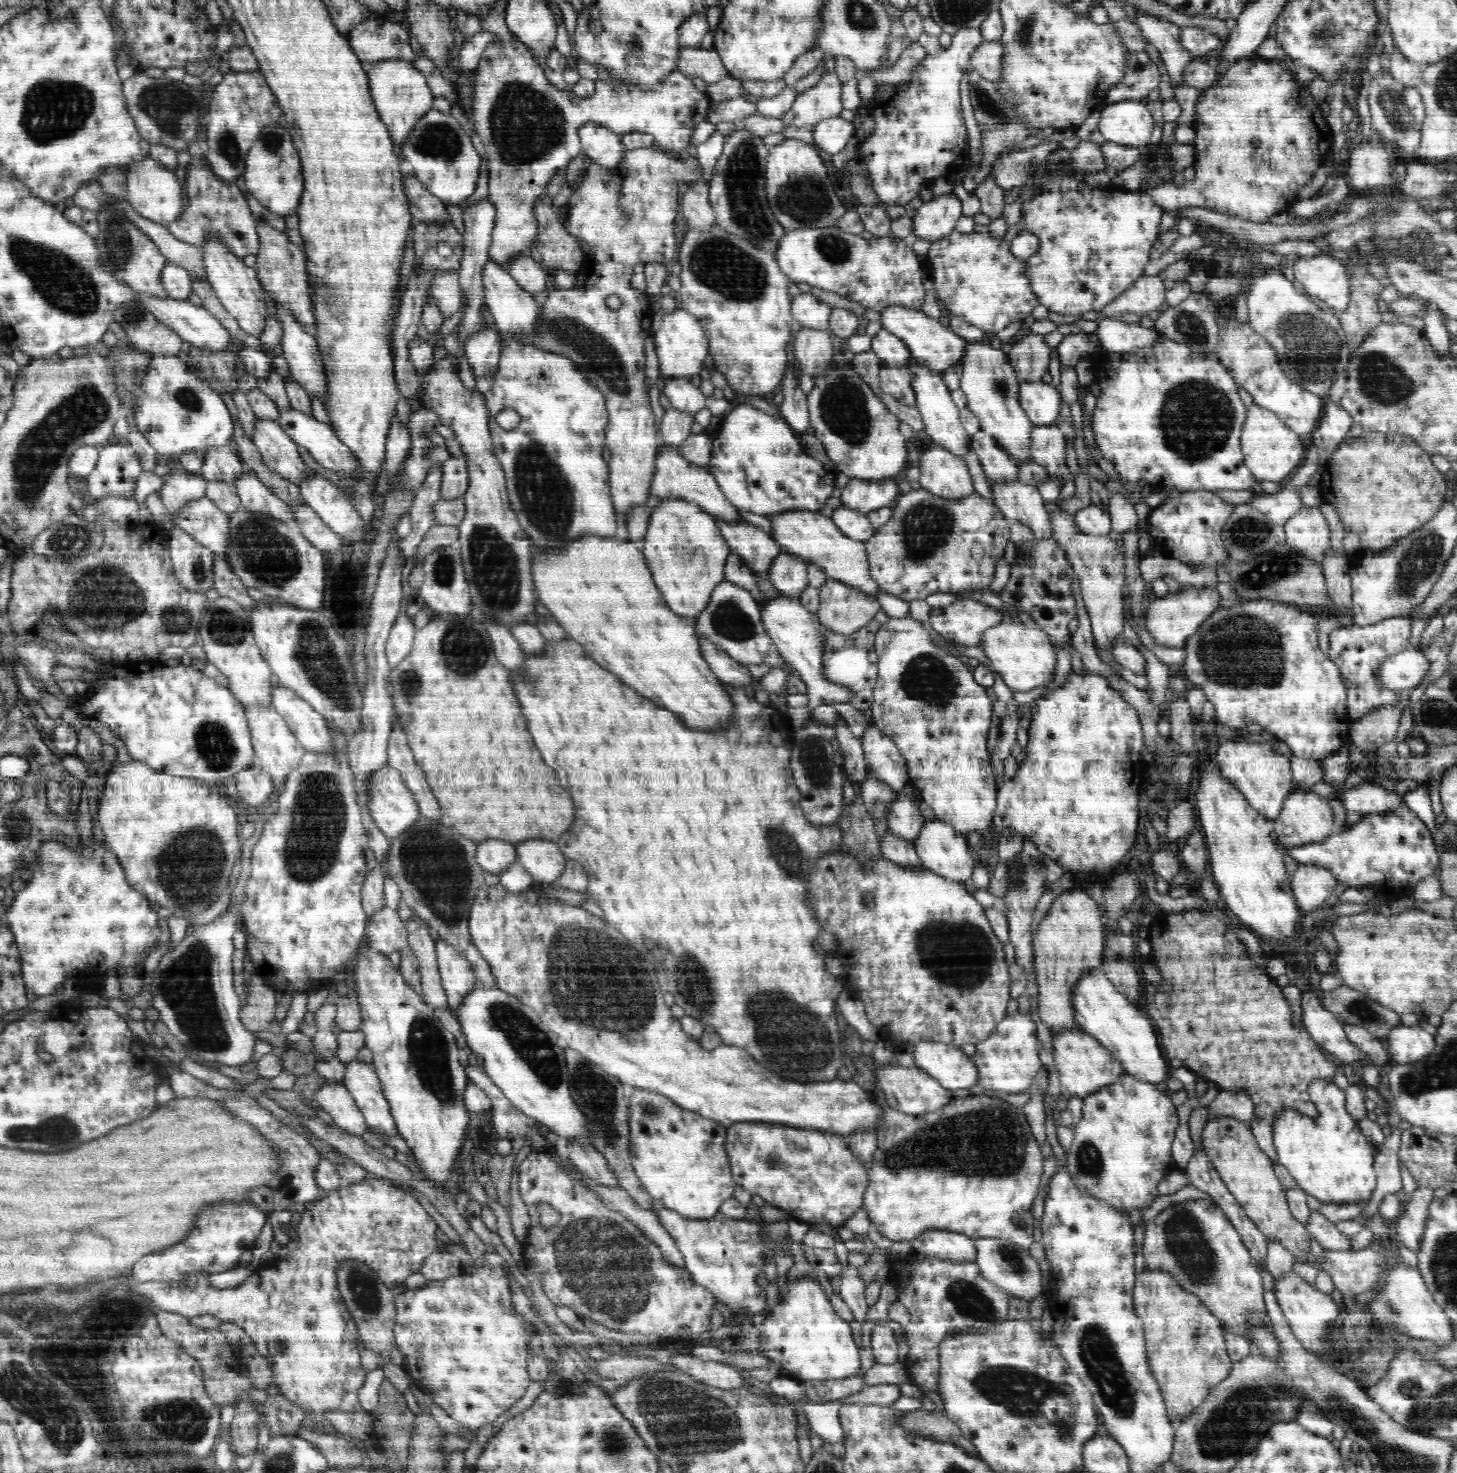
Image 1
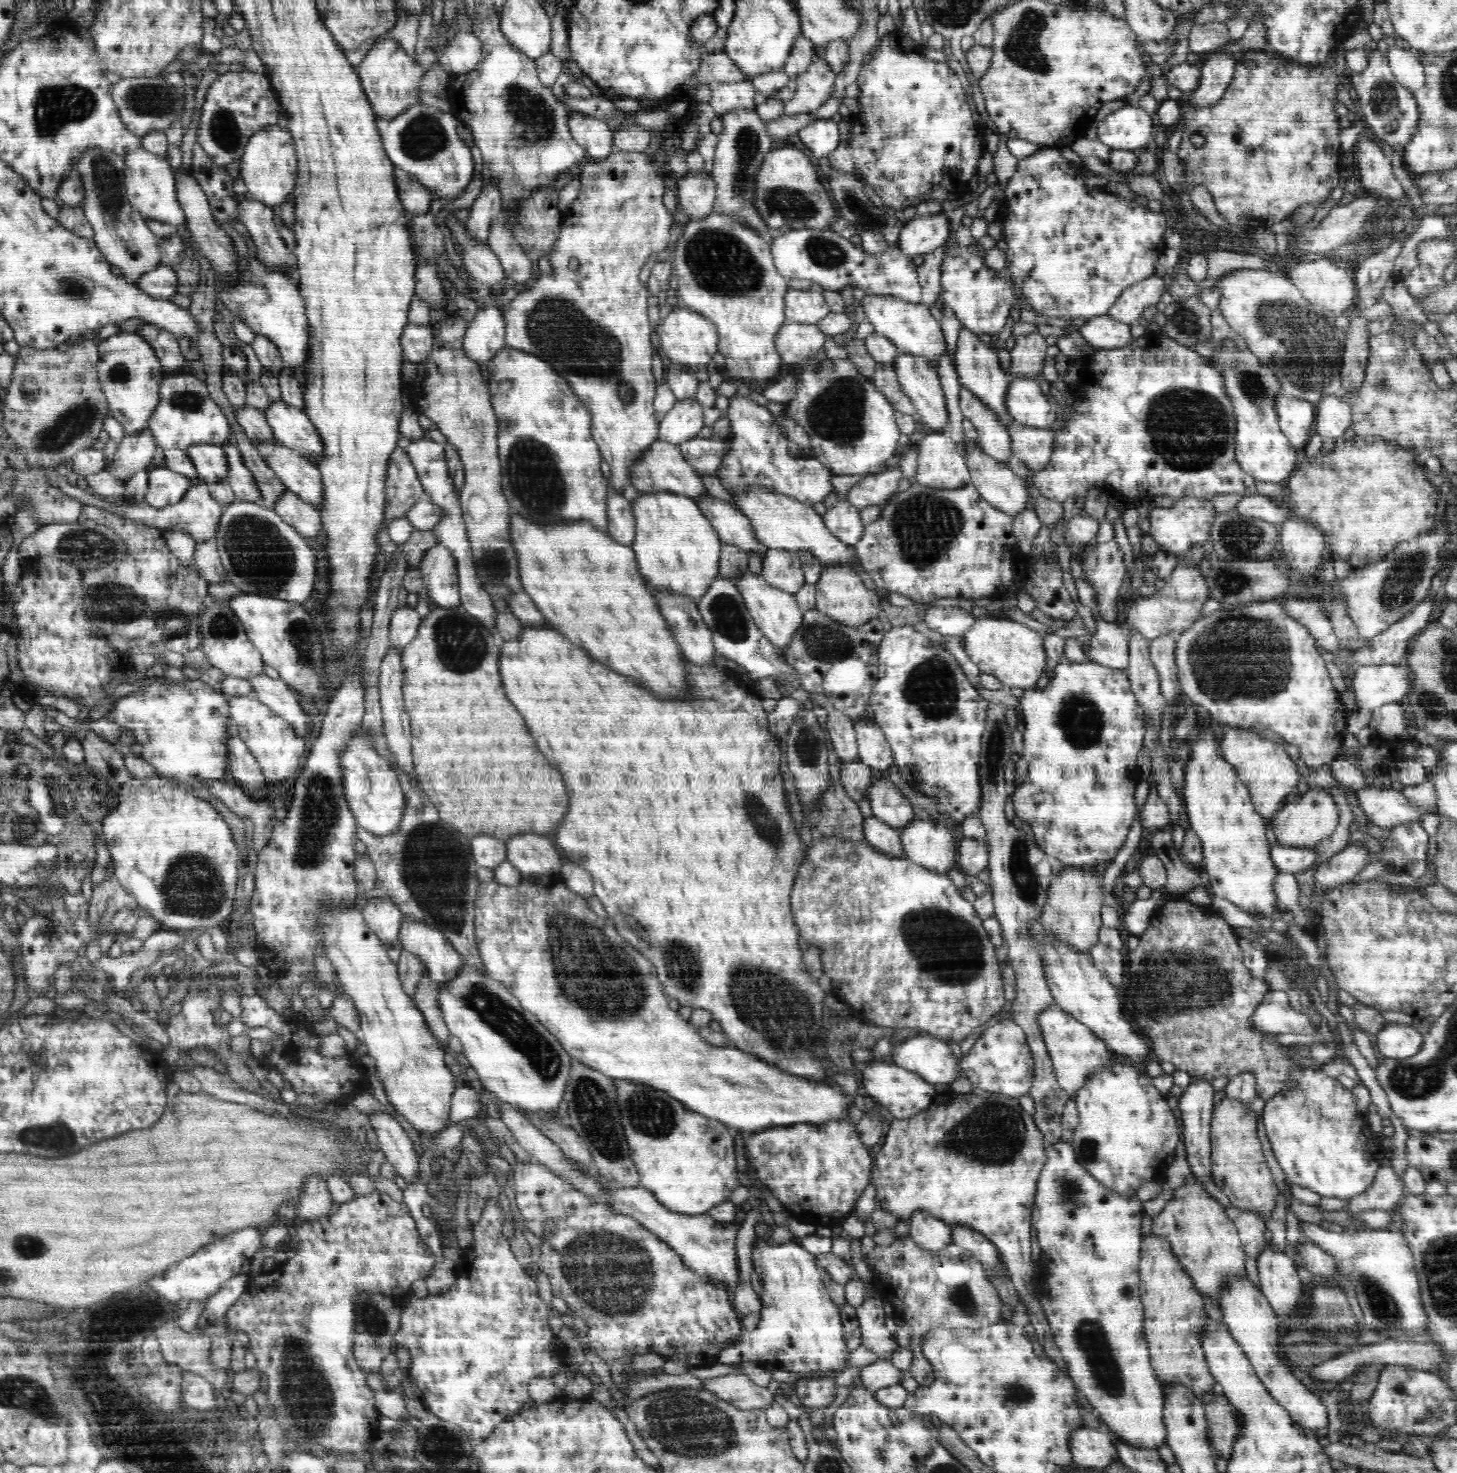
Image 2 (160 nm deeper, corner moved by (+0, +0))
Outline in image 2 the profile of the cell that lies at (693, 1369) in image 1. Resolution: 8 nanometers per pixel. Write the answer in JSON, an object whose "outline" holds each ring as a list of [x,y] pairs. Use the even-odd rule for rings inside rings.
{"outline":[[[727,1374],[702,1380],[704,1388],[722,1400],[744,1410],[768,1410],[774,1395],[767,1387],[754,1384],[745,1374]]]}

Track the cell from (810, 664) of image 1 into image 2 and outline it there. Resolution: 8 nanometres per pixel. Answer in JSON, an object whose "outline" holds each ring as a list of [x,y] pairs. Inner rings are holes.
{"outline":[[[751,571],[734,578],[736,589],[740,590],[742,599],[750,611],[754,624],[768,637],[776,647],[787,647],[794,636],[796,629],[802,624],[804,612],[800,609],[793,593],[779,590],[764,581],[760,572]]]}

